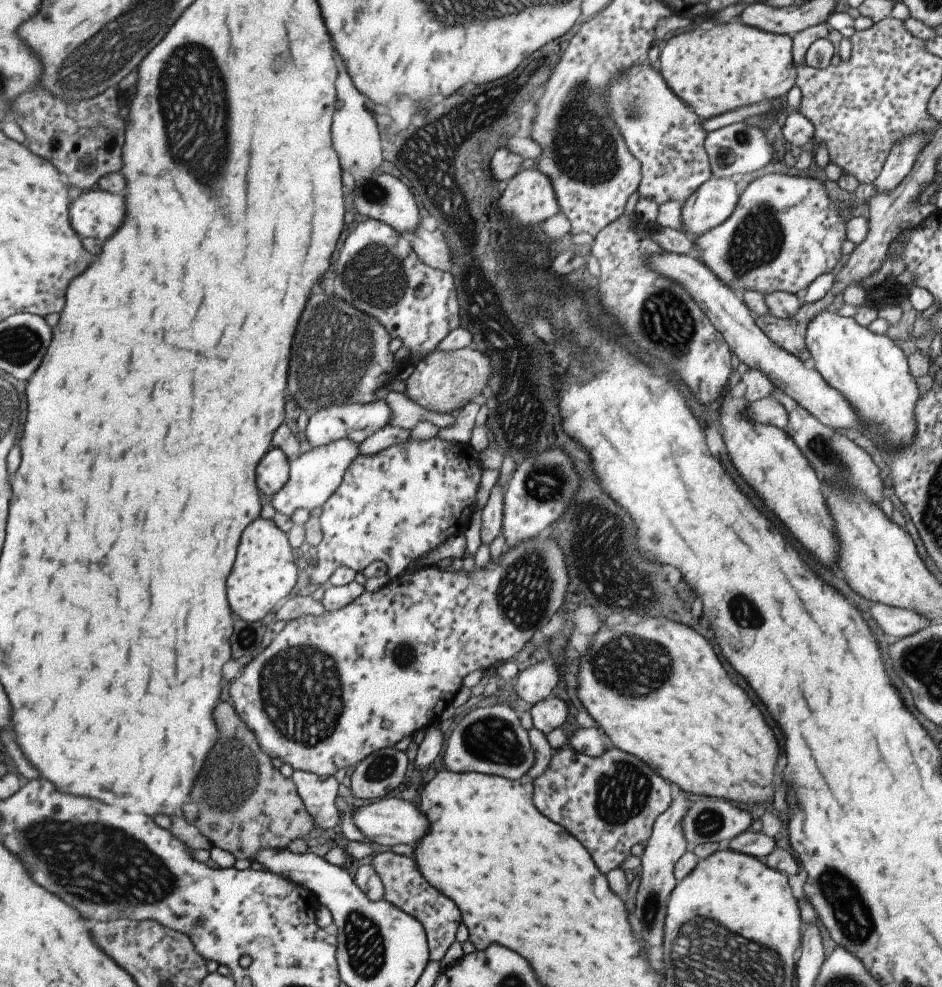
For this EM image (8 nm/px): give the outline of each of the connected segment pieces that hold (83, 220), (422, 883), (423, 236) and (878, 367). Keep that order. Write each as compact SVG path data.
M89 188L73 199L67 207L71 228L81 238L105 240L115 232L123 218L123 198L117 194Z
M387 850L387 852L375 854L370 864L373 866L375 874L379 876L379 880L383 882L385 892L383 892L382 900L389 902L392 906L401 908L405 914L409 914L417 922L421 922L427 940L428 960L440 962L449 946L455 941L455 933L461 921L459 910L453 904L453 900L449 900L447 896L437 892L419 874L413 858L399 856Z
M419 224L415 232L408 234L407 239L412 252L422 264L441 271L449 271L453 258L445 236L439 230L429 232Z
M830 306L809 320L804 344L813 360L814 370L827 386L835 388L845 396L847 404L855 408L873 445L879 444L889 452L911 446L915 440L913 408L919 400L919 390L908 372L906 357L895 341L884 334L869 332L865 326L857 324L854 317L841 316Z

